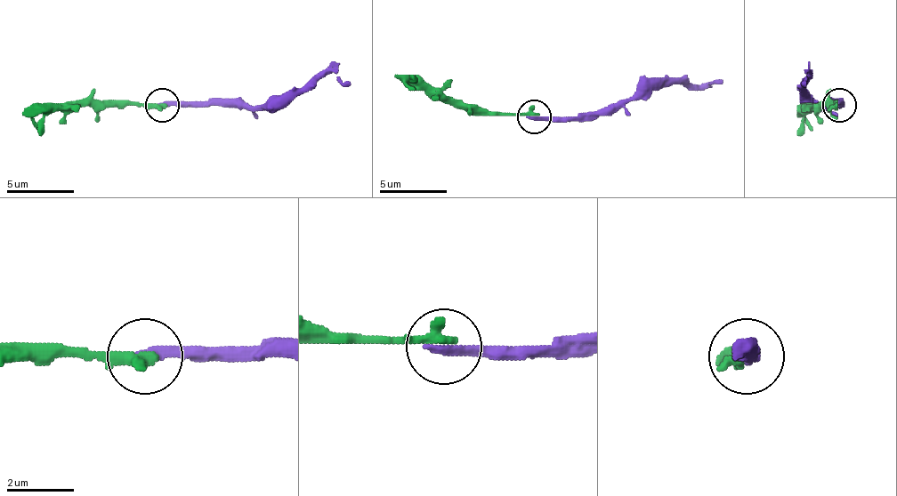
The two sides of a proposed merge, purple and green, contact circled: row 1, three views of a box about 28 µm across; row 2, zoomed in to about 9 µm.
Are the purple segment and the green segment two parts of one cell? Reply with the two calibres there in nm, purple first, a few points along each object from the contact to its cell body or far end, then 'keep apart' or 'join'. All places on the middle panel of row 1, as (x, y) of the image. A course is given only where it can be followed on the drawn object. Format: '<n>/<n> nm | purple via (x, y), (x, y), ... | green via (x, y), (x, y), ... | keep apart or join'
360/400 nm | purple via (535, 117), (612, 114), (652, 91), (679, 84), (723, 81) | green via (535, 114), (474, 114), (404, 84), (394, 74) | join

